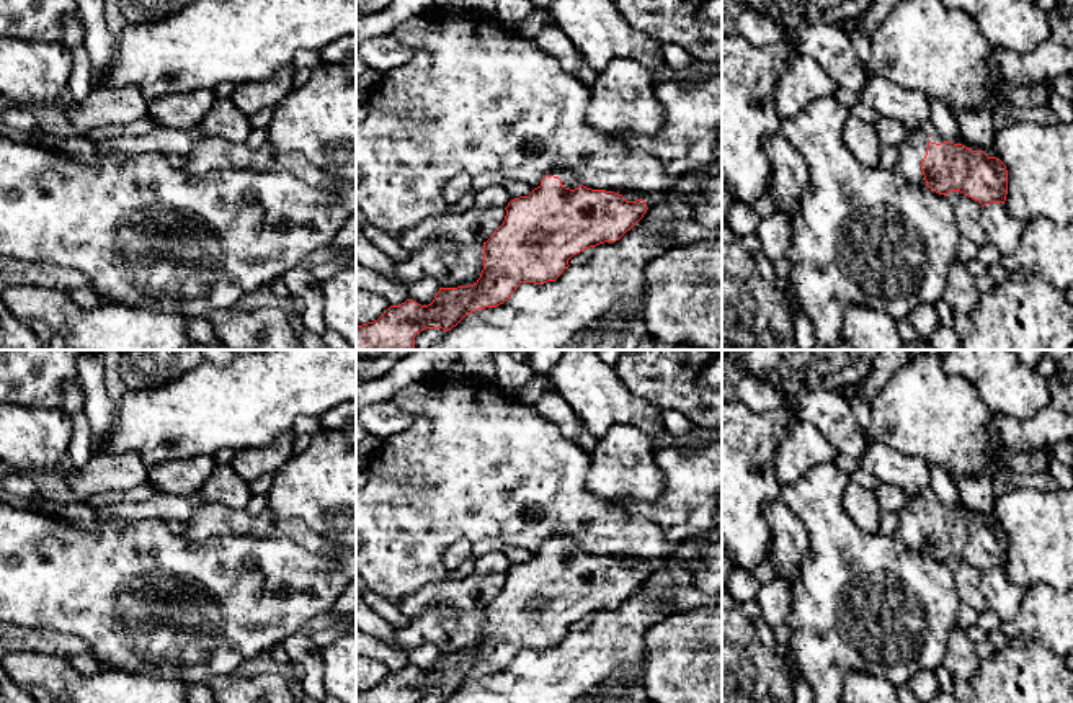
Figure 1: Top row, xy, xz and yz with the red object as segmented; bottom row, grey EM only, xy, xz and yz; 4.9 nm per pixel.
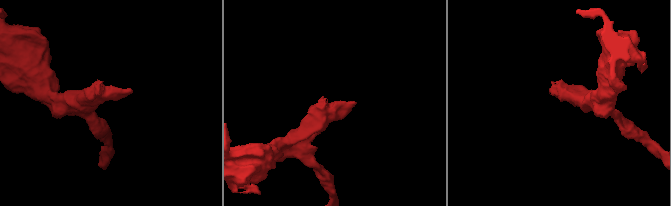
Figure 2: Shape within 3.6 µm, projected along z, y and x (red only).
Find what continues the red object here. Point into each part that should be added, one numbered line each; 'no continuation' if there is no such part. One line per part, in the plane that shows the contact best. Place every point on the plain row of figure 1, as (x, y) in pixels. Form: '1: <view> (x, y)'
1: yz (912, 517)

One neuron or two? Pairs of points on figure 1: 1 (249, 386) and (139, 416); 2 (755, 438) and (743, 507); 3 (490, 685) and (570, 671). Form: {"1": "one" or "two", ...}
{"1": "one", "2": "one", "3": "one"}

